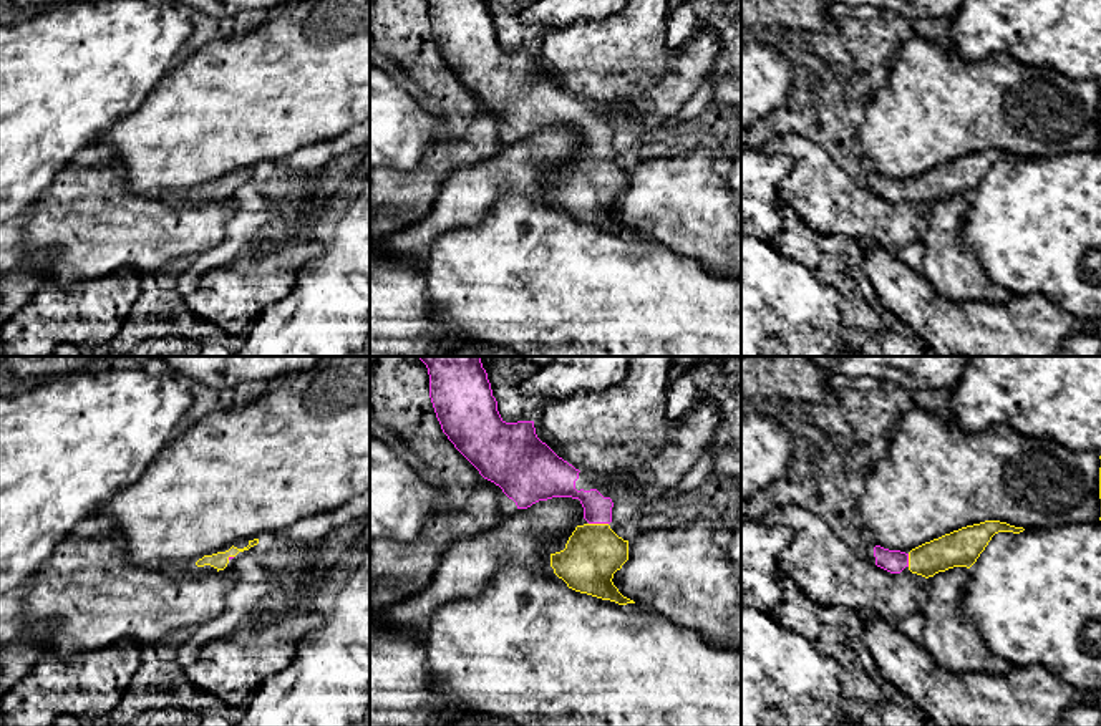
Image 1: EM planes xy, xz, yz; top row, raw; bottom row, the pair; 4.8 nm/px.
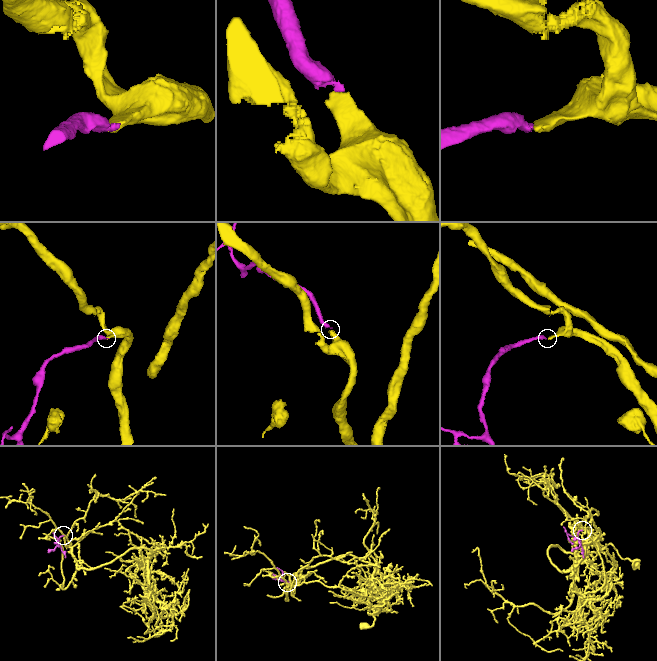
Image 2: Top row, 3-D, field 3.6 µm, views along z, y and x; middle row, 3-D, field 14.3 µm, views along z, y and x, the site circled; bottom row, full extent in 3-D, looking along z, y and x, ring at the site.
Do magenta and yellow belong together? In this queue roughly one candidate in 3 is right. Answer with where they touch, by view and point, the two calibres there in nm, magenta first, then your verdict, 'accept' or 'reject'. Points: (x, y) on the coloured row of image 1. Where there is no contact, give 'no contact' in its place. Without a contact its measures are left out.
contact xz (599, 522); calibres 140 and 280 nm; accept

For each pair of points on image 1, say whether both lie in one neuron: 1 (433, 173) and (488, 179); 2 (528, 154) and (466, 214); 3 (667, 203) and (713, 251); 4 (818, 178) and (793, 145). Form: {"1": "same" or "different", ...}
{"1": "different", "2": "same", "3": "same", "4": "same"}

